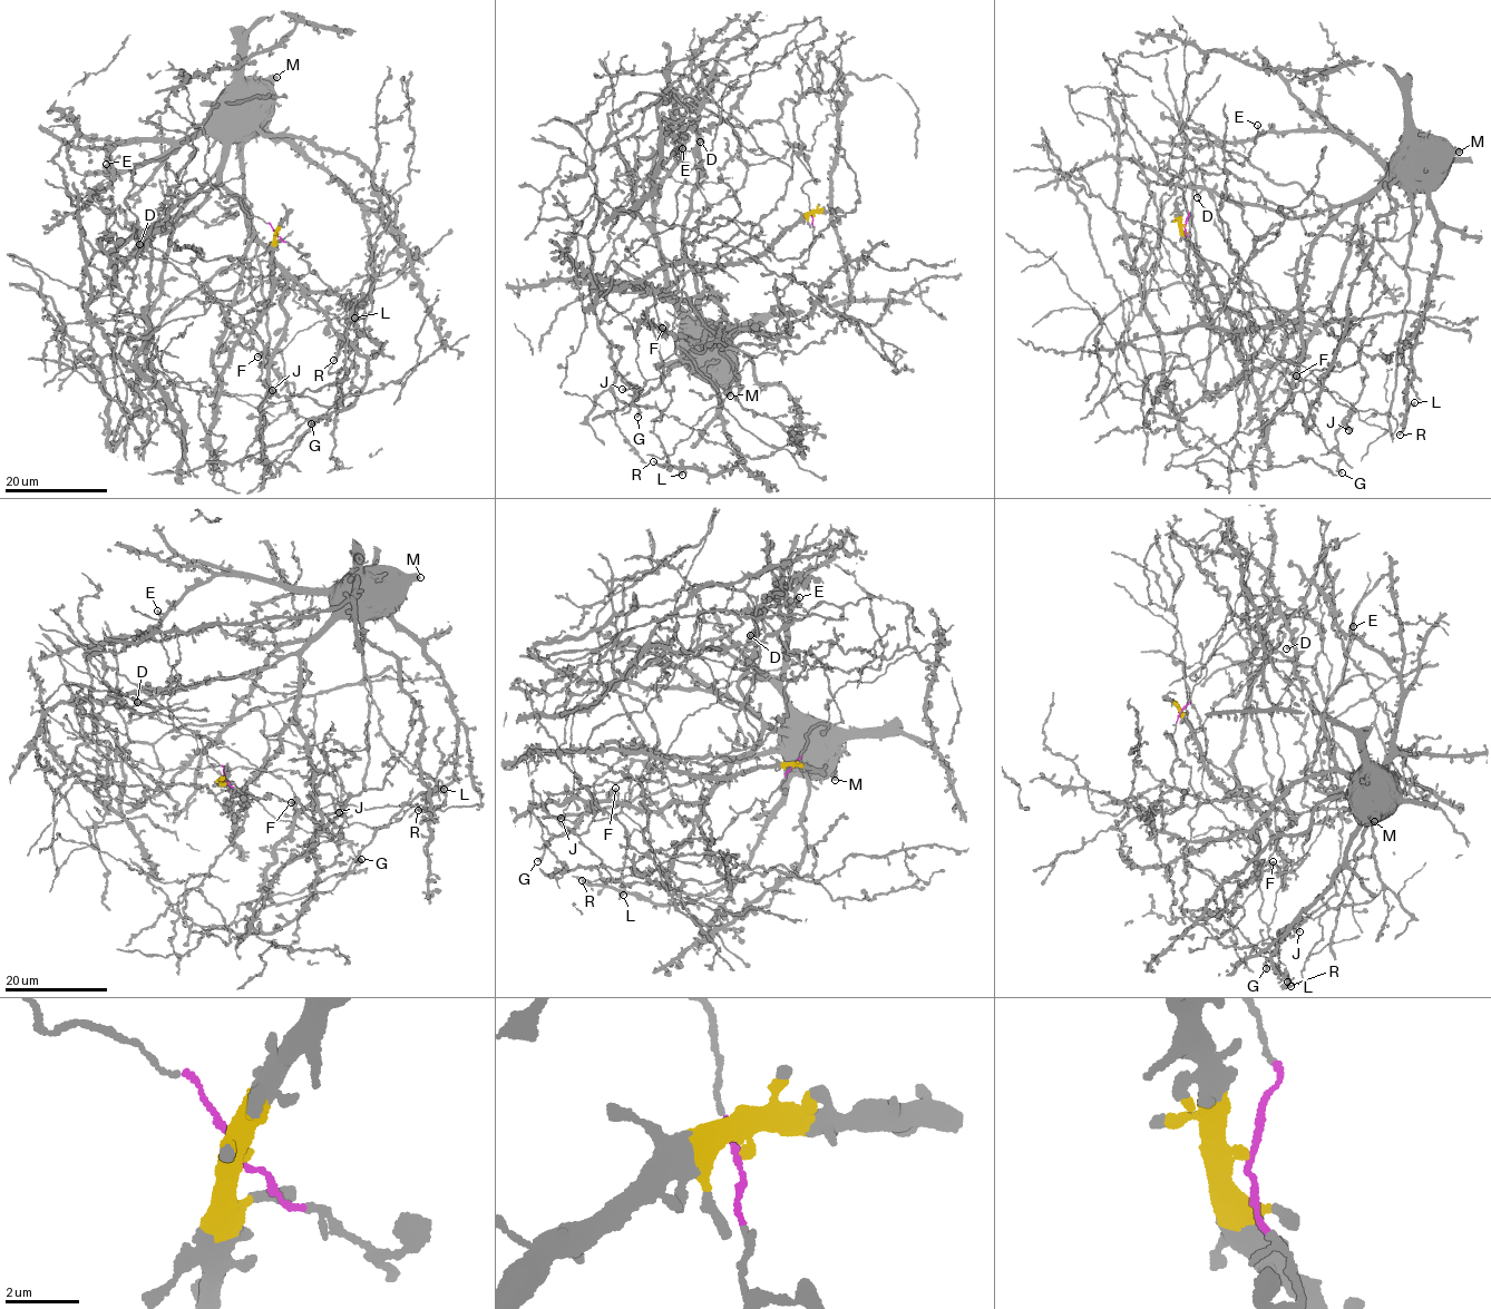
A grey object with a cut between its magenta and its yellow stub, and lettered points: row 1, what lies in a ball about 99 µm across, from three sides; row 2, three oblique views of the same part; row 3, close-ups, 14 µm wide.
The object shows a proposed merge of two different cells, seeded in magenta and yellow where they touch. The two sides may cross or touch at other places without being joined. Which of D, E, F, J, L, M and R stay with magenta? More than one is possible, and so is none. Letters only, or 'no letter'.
D, E, F, L, M, R

